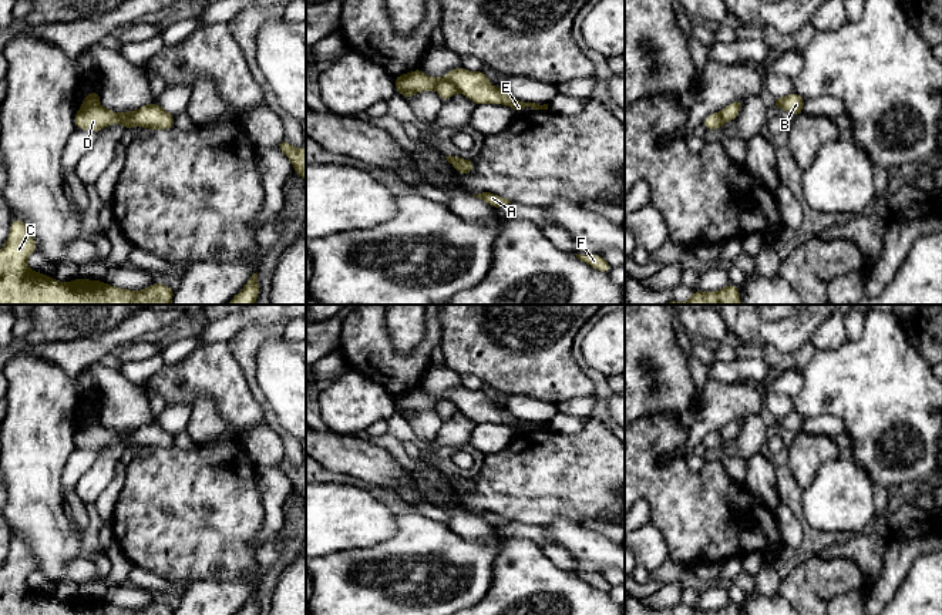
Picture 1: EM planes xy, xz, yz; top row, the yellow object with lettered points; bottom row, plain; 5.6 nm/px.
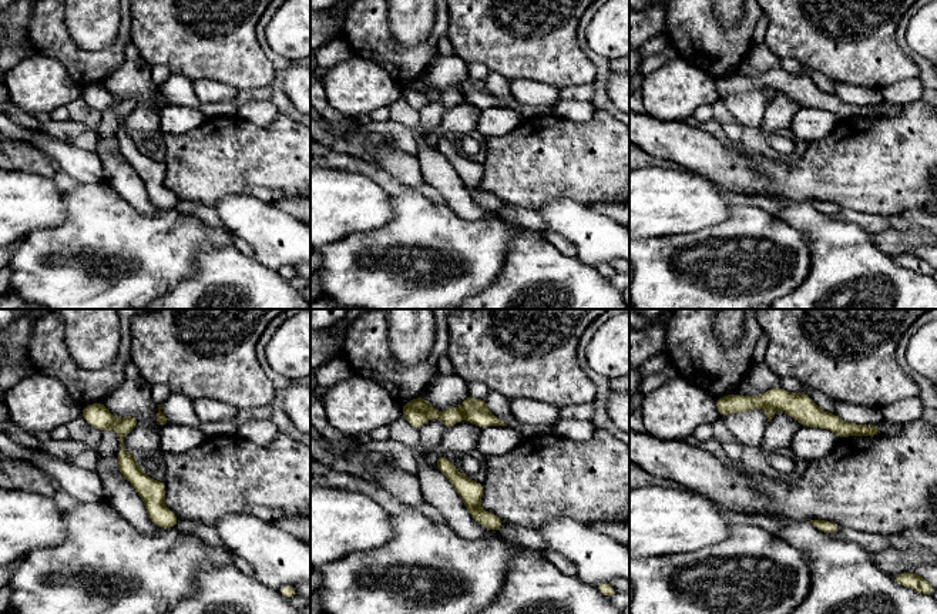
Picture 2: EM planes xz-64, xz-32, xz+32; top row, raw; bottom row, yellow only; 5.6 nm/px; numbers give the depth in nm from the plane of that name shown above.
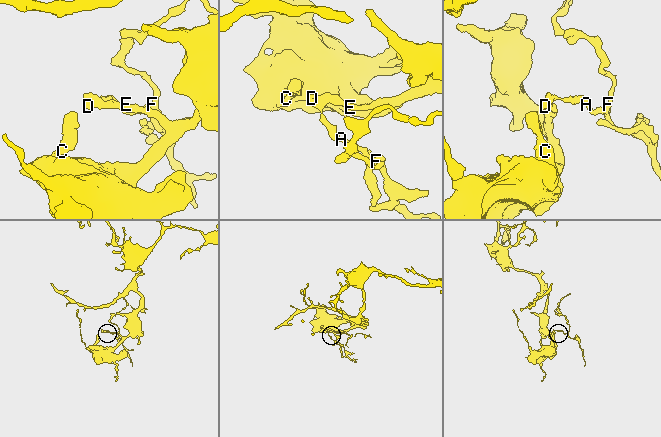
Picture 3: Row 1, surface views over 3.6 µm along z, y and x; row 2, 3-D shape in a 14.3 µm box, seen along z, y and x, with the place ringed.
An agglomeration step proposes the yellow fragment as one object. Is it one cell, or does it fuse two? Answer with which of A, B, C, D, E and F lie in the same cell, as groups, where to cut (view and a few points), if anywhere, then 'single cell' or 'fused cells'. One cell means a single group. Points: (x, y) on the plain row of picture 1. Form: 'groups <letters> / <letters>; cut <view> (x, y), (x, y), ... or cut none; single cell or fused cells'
groups A B F / C D E; cut xz (434, 406), (441, 399), (448, 399), (458, 409); fused cells

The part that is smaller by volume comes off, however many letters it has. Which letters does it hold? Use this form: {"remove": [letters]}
{"remove": ["A", "B", "F"]}

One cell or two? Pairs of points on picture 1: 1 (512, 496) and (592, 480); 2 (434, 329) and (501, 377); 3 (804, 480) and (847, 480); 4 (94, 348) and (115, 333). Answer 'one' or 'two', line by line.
1: one
2: two
3: two
4: one

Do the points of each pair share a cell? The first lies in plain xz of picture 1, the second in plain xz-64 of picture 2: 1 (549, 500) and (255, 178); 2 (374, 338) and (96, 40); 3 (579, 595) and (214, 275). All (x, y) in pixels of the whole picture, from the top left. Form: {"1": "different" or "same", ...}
{"1": "same", "2": "different", "3": "same"}

